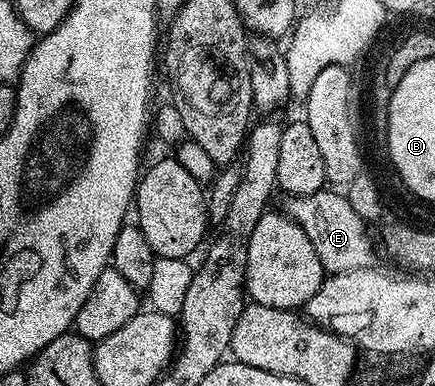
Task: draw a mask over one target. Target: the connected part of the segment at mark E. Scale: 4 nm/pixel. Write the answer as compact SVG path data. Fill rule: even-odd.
M323 187L312 195L290 197L284 206L286 216L295 221L308 235L312 247L316 247L316 255L320 255L320 263L327 274L343 273L368 269L375 264L374 245L370 242L367 222L352 211L352 203L341 192L330 187Z

